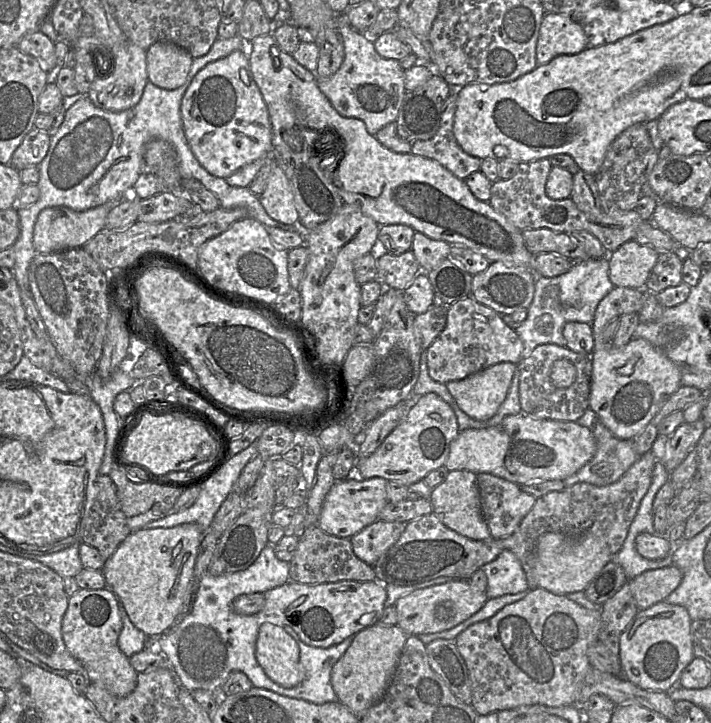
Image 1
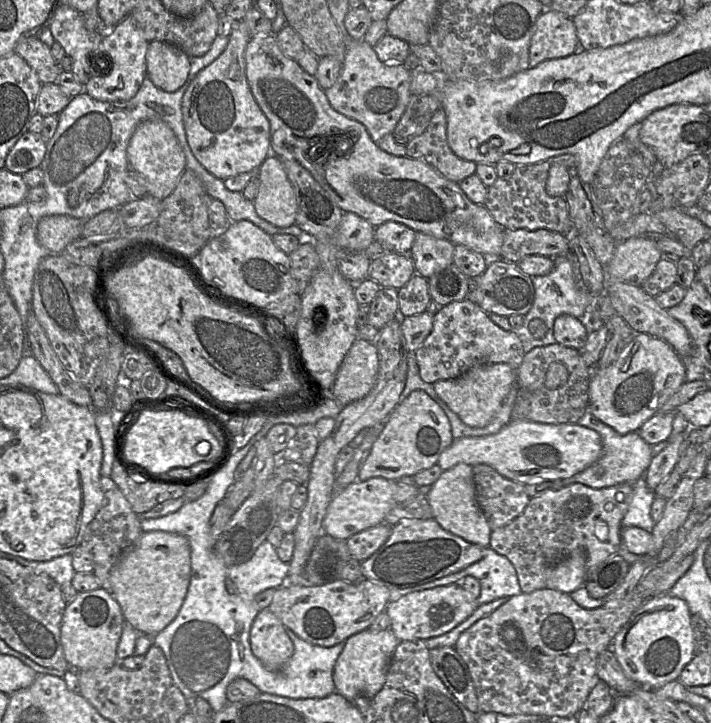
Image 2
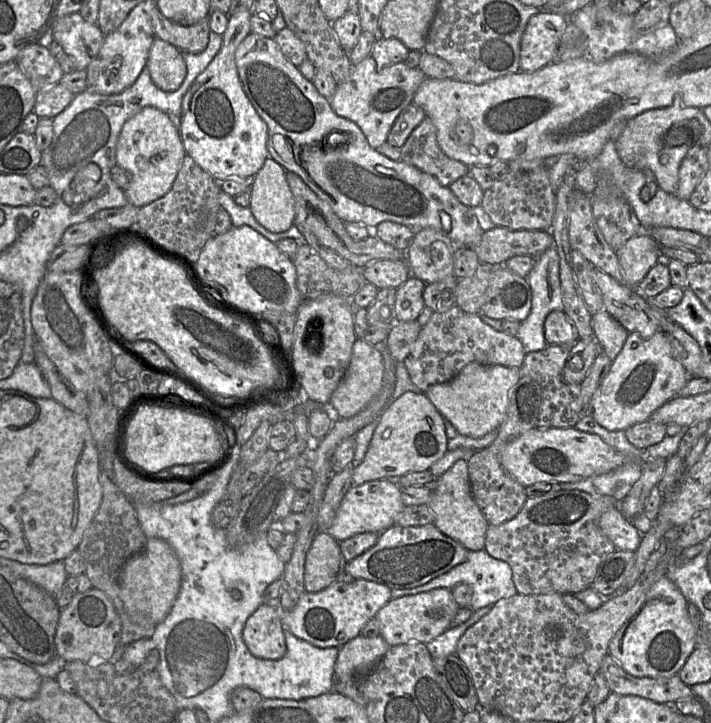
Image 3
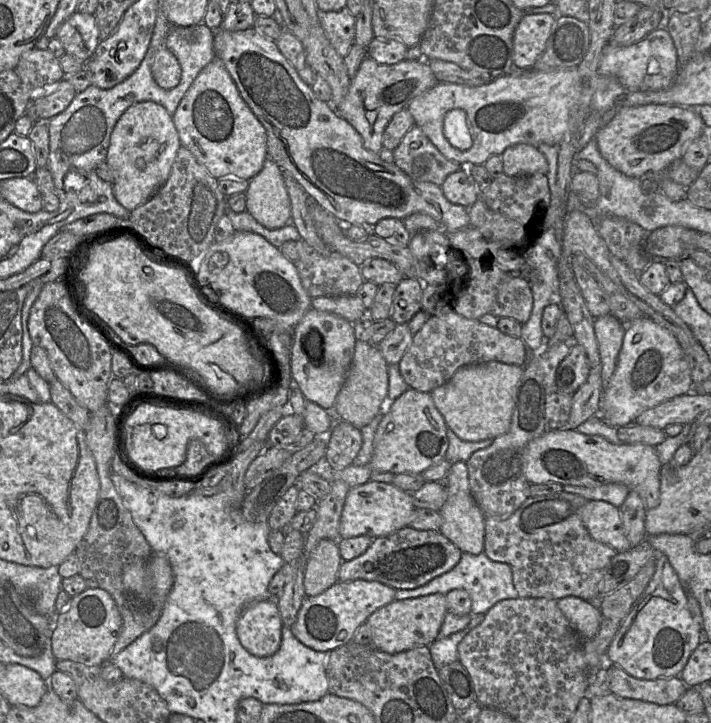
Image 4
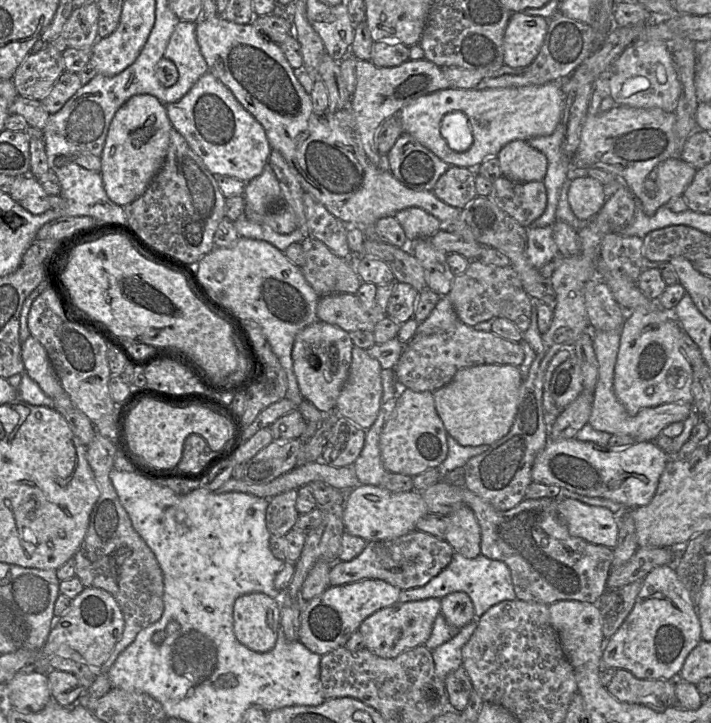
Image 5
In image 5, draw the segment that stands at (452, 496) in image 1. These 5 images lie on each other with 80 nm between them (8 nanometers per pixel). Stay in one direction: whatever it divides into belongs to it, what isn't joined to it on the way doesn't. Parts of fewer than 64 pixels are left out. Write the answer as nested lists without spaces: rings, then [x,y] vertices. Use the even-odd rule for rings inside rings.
[[[461,506],[450,516],[445,540],[454,552],[473,559],[481,554],[481,530],[474,512]]]

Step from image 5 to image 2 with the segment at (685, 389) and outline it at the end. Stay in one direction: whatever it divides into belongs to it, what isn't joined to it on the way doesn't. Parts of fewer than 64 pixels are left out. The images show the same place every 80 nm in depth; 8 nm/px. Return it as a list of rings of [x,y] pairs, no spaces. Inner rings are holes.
[[[645,333],[635,334],[609,366],[591,369],[588,411],[619,434],[637,432],[686,382],[681,357],[664,340]]]

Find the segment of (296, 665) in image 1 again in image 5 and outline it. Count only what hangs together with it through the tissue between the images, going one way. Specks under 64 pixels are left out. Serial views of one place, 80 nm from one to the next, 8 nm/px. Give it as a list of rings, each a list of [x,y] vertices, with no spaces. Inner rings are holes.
[[[262,592],[239,596],[233,606],[233,631],[237,640],[258,653],[273,649],[280,627],[280,602]]]

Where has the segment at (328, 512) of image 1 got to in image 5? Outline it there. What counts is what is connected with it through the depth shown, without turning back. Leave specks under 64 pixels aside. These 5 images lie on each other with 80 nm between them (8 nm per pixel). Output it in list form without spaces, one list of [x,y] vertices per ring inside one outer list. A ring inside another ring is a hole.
[[[359,484],[346,492],[344,530],[366,542],[393,539],[416,530],[417,522],[427,513],[419,491],[394,493],[380,486]]]

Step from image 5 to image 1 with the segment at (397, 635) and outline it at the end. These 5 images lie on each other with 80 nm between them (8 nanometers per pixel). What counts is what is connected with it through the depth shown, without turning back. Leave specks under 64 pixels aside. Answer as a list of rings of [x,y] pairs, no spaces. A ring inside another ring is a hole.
[[[454,579],[444,584],[417,589],[395,602],[397,625],[408,636],[442,632],[471,617],[483,607],[487,600],[485,591],[473,588],[468,580],[463,579]]]

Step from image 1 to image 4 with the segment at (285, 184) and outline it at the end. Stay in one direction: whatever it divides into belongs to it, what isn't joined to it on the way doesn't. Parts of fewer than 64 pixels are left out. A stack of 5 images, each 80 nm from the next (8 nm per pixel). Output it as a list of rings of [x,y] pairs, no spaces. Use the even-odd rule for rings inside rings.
[[[270,159],[253,177],[245,192],[246,211],[268,229],[279,229],[291,222],[291,204],[284,182],[284,171]]]

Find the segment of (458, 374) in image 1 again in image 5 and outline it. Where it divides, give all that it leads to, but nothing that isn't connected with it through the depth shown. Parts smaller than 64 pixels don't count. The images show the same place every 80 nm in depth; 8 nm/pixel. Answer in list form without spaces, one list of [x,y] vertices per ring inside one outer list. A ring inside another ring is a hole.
[[[461,321],[451,329],[433,335],[416,335],[404,346],[394,373],[401,388],[416,392],[436,390],[447,385],[462,368],[482,364],[509,364],[520,366],[525,353],[520,343],[502,338],[491,331],[478,331]]]

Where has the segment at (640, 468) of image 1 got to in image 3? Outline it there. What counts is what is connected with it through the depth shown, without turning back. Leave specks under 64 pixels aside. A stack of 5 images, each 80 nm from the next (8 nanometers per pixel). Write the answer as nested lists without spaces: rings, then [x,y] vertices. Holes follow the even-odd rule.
[[[561,489],[528,497],[515,517],[499,525],[489,524],[484,549],[511,566],[518,594],[576,594],[591,586],[599,566],[617,550],[598,525],[601,515],[614,506],[619,506],[619,502],[612,496],[593,496],[581,490]]]

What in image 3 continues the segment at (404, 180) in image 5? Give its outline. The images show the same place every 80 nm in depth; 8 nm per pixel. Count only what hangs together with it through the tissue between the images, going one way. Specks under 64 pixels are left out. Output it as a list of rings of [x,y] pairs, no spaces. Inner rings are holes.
[[[425,118],[412,131],[400,151],[402,161],[434,176],[446,187],[470,172],[470,167],[449,158],[442,151],[437,142],[436,128],[430,118]]]

